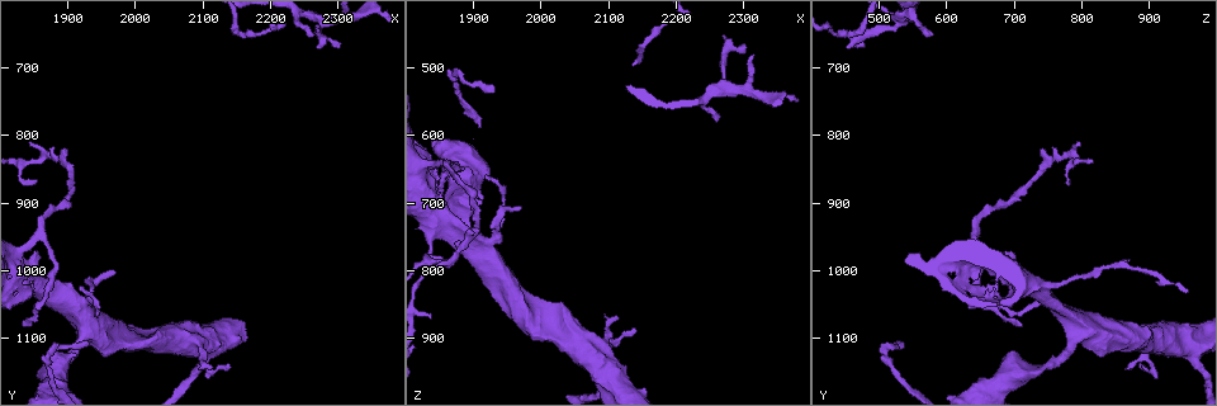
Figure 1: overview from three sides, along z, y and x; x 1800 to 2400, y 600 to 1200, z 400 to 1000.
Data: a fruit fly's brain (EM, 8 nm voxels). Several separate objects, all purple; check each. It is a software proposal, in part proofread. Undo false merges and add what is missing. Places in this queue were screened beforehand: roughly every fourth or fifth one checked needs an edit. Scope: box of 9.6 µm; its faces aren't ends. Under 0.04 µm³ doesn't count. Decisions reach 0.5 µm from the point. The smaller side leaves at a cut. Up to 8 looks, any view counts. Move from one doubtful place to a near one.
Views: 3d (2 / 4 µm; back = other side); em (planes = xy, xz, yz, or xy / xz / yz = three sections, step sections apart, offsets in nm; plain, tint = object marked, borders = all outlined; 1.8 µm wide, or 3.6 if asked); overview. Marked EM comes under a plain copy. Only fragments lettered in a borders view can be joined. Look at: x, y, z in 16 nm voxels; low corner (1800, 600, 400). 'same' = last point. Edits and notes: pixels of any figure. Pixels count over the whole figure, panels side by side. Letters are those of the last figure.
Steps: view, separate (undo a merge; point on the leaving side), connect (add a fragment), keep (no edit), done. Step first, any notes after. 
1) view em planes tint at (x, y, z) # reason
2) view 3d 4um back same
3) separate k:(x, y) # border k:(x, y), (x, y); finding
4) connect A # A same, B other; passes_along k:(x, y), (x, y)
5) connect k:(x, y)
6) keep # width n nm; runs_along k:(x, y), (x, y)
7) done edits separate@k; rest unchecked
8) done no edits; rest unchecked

view 3d 4um at (1930, 1090, 790) # looks like a crossing

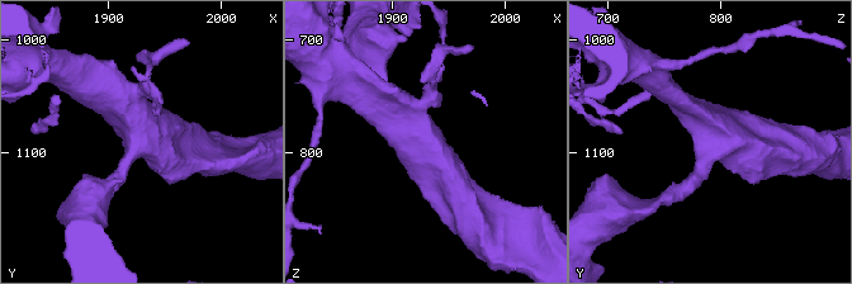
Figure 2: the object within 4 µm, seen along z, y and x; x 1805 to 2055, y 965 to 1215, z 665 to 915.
view em 3.6um planes borders at (1926, 1086, 792) # arms 4

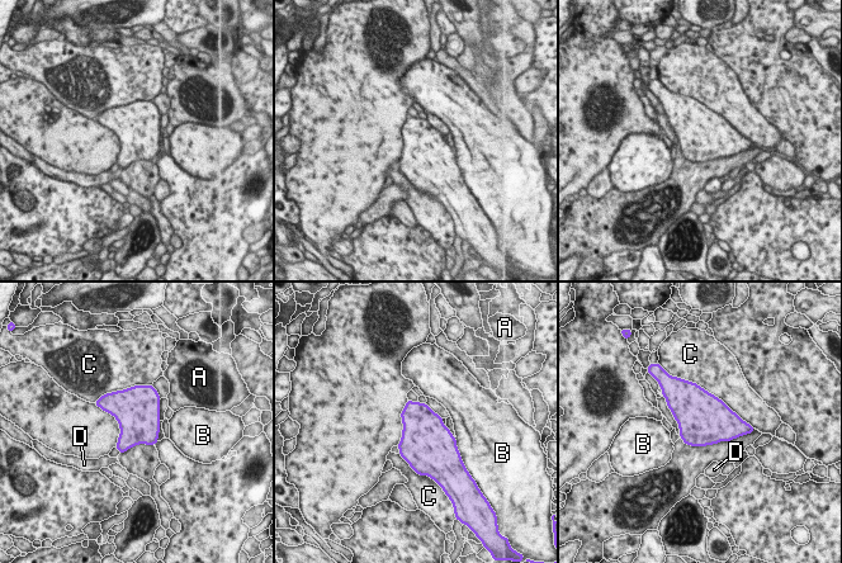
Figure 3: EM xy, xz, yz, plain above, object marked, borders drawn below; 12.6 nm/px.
keep # longest_contact C 750 nm; A other, B other, C other, D other; border 3:(151, 384), (107, 392), (95, 403); continuous, no second neuron

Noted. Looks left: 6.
view em planes borders at (1845, 810, 795)

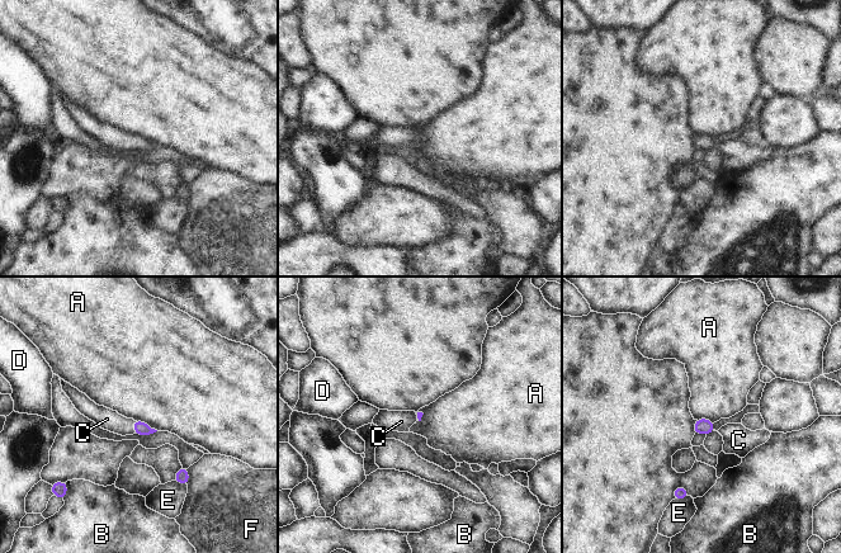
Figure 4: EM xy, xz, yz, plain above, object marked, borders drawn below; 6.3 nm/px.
connect C # longest_contact A 180 nm; A other, B other, C same, D other, E other, F other; passes_along 4:(140, 428), (133, 426), (107, 419); the neuron continues

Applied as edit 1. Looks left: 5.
view overview # see it whole again

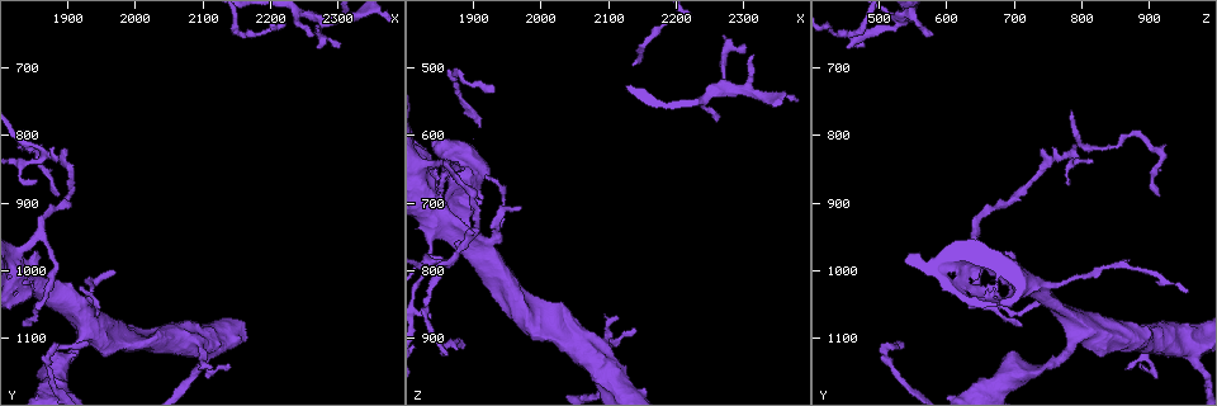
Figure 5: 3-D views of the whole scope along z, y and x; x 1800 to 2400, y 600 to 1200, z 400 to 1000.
view 3d 2um at (2265, 655, 575) # an open end

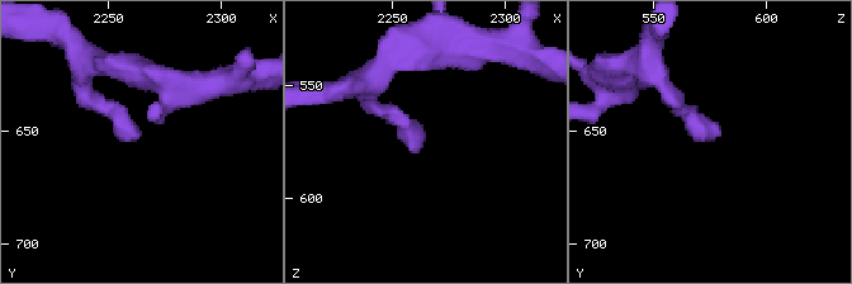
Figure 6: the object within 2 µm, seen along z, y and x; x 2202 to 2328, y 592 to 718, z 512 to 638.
view em planes borders at (2264, 653, 577)

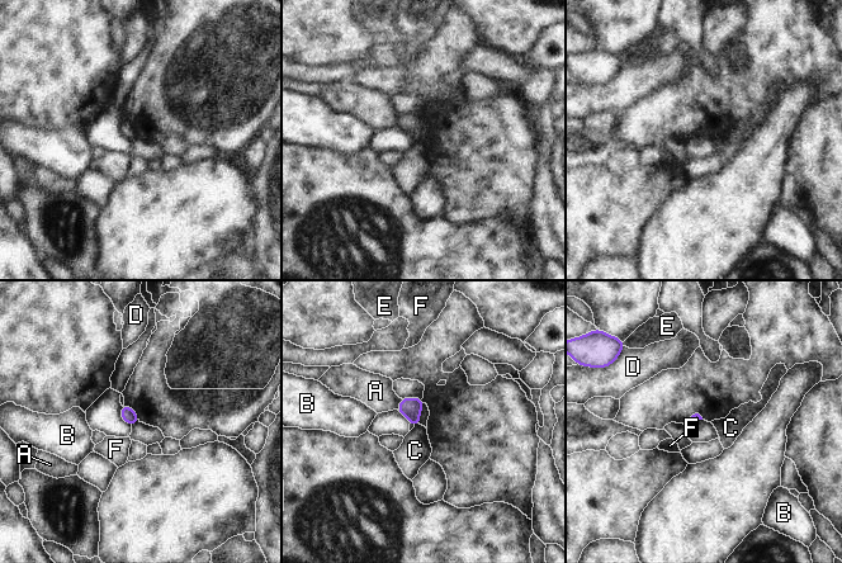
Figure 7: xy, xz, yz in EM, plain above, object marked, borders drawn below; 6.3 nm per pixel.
keep # longest_contact A 80 nm; A other, B other, C other, D other, E other, F other; border 7:(419, 424), (414, 427); no lettered fragment goes on from it

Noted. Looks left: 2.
done edits connect@4; rest unchecked

